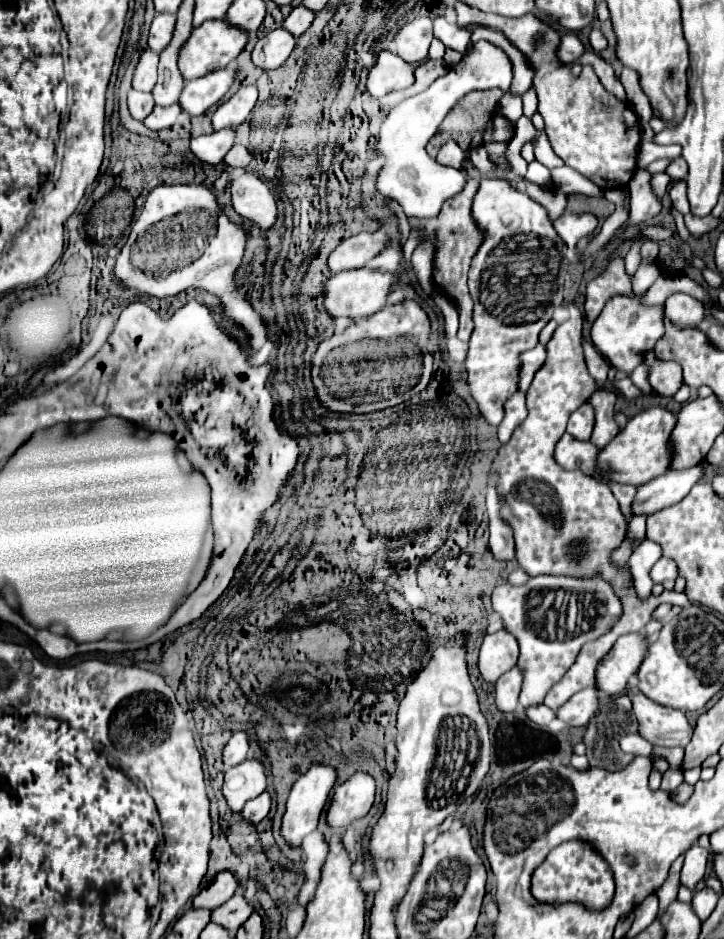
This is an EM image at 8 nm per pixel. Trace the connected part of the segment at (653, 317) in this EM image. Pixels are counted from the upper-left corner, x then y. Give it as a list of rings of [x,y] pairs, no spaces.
[[[642,260],[638,272],[632,280],[632,292],[634,296],[616,294],[612,296],[606,306],[602,308],[600,316],[594,320],[590,338],[592,344],[598,348],[598,352],[620,372],[630,374],[638,364],[644,360],[644,352],[654,350],[656,342],[664,336],[664,306],[662,304],[644,304],[642,294],[656,282],[660,276],[660,270],[654,260]]]

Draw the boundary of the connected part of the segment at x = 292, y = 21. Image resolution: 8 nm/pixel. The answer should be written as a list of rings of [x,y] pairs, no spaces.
[[[296,6],[290,16],[284,20],[284,28],[290,28],[290,32],[294,32],[294,36],[302,36],[310,24],[314,22],[316,12],[306,8],[306,6]]]

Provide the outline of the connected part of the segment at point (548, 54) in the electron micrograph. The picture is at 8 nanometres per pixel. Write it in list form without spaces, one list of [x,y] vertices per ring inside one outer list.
[[[456,2],[456,14],[460,26],[486,26],[500,30],[532,66],[532,88],[538,96],[538,114],[544,118],[544,130],[552,150],[564,160],[566,166],[578,170],[602,190],[612,186],[626,186],[636,172],[636,156],[640,144],[640,124],[628,102],[610,94],[598,80],[598,76],[576,78],[564,62],[558,58],[560,32],[528,12],[520,18],[504,18],[496,14],[484,14],[468,4]]]

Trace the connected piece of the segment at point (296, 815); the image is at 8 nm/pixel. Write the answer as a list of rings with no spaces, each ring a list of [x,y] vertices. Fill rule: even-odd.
[[[314,762],[306,774],[302,774],[296,784],[292,786],[292,792],[288,796],[288,802],[286,802],[286,814],[282,818],[282,830],[280,834],[284,836],[284,840],[290,844],[290,846],[300,846],[304,836],[310,834],[312,830],[316,830],[318,826],[318,818],[326,806],[326,800],[328,800],[328,794],[334,786],[338,778],[338,772],[336,768],[332,766],[326,766],[326,764],[320,764],[320,762]]]

